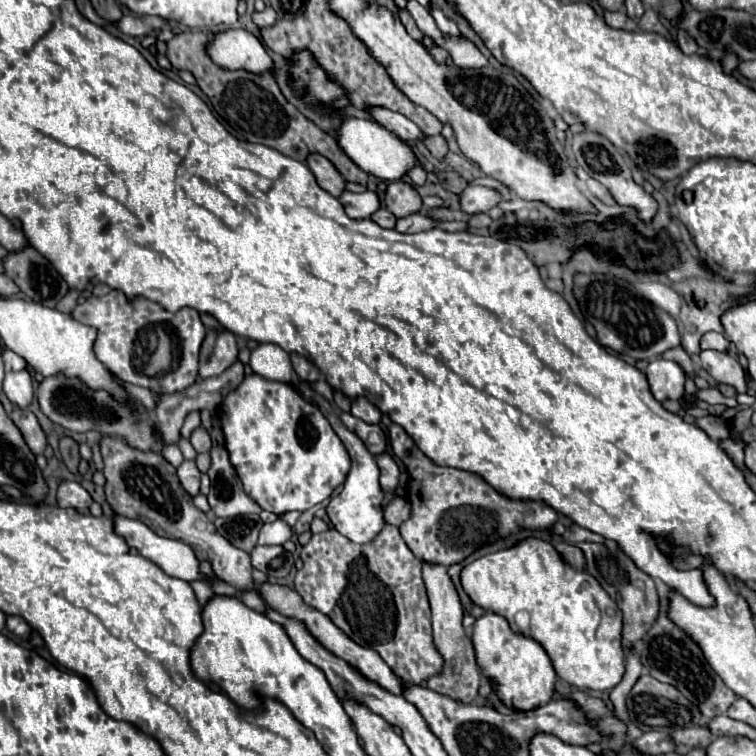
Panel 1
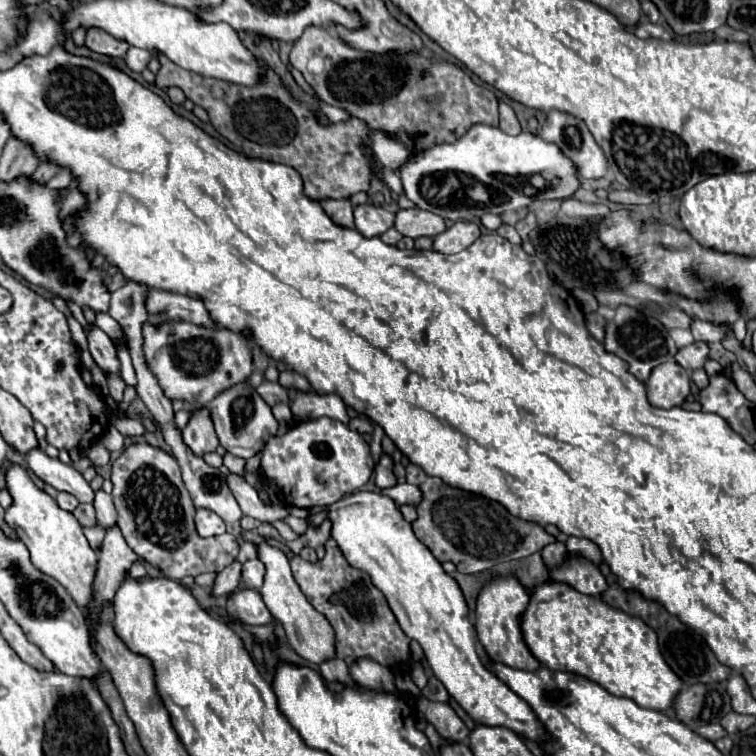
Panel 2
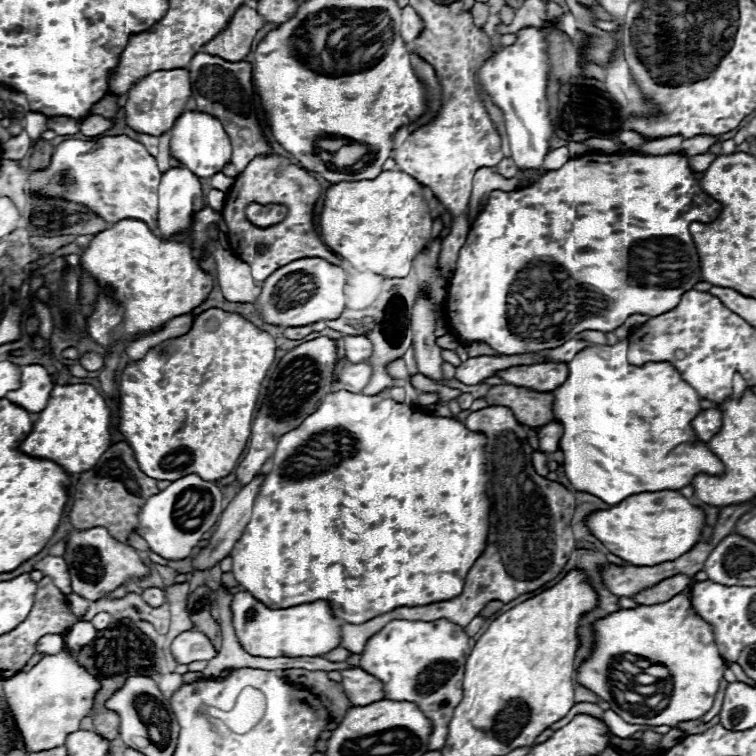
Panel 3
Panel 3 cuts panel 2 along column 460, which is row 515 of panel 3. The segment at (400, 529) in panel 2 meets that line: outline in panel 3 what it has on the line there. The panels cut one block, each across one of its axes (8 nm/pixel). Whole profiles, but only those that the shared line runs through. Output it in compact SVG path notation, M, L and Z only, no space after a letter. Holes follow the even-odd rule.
M662 490L630 496L610 510L598 510L586 524L614 556L634 566L656 566L676 560L694 548L694 544L702 538L706 514L702 508L690 504L678 490Z

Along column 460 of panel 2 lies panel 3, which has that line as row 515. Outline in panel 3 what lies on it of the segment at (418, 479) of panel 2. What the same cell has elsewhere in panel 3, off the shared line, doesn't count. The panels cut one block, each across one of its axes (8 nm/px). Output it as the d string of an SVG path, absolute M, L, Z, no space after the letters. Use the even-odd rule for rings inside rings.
M488 406L482 408L478 412L472 412L466 420L464 426L472 432L484 432L488 438L486 444L486 454L488 454L488 476L490 476L490 530L488 530L488 542L486 542L486 550L484 554L474 562L474 566L470 568L468 576L466 576L466 586L462 590L460 596L446 600L446 602L432 602L432 604L424 604L424 606L402 606L396 608L392 612L386 612L374 620L368 620L364 624L344 624L342 628L342 646L350 652L364 652L366 642L380 632L380 628L384 628L384 624L388 624L390 620L452 620L454 624L466 626L474 616L480 614L480 610L490 602L490 600L500 600L500 602L510 602L514 598L518 598L520 594L532 592L536 588L540 588L542 584L546 584L548 580L552 580L568 562L570 552L574 550L574 534L572 534L572 514L574 514L574 494L570 490L566 490L562 484L546 480L544 476L538 476L534 472L532 466L532 446L528 444L528 426L520 424L512 410L506 406Z

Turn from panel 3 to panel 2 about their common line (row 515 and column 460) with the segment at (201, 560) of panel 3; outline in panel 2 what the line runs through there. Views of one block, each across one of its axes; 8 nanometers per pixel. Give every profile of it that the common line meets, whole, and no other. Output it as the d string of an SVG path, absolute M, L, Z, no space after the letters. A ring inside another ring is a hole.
M458 222L454 226L450 226L446 232L442 232L442 236L434 238L434 252L440 254L456 254L464 248L468 248L476 238L480 236L480 228L472 222Z

